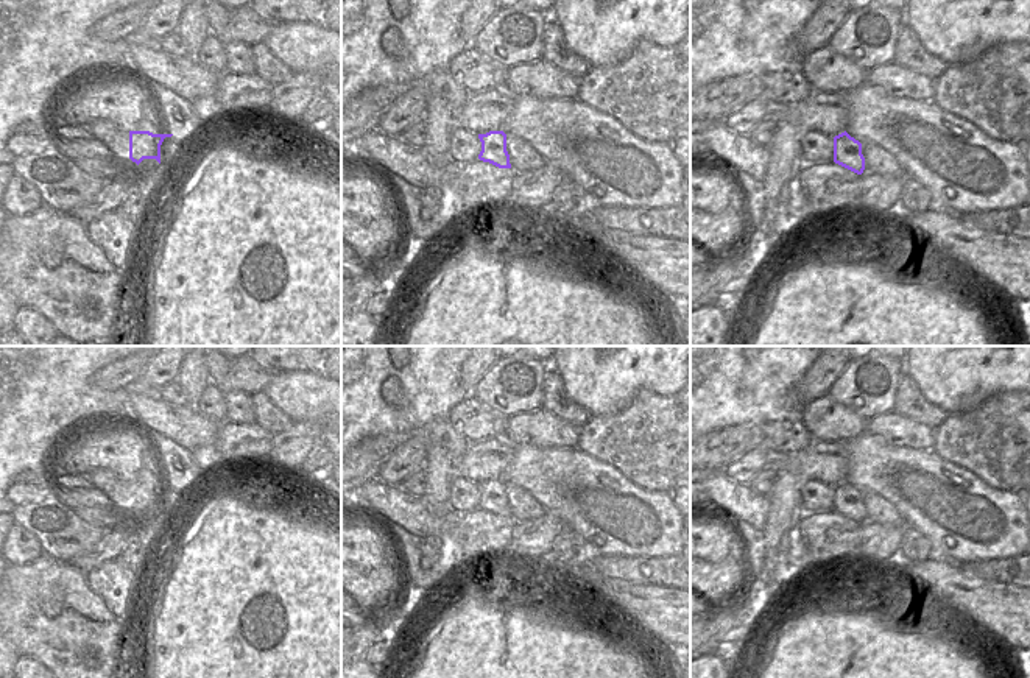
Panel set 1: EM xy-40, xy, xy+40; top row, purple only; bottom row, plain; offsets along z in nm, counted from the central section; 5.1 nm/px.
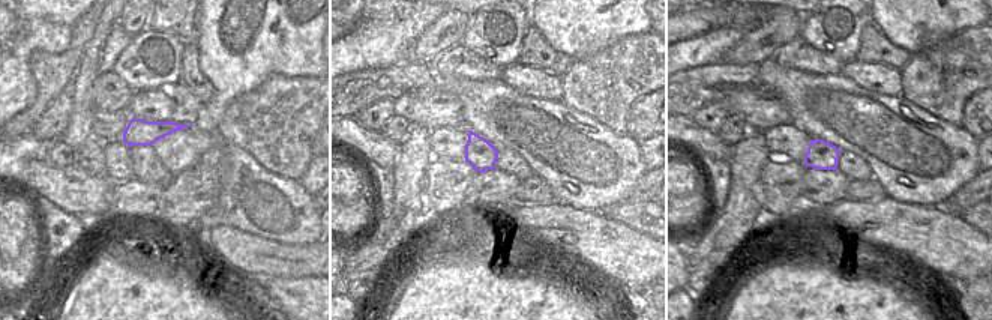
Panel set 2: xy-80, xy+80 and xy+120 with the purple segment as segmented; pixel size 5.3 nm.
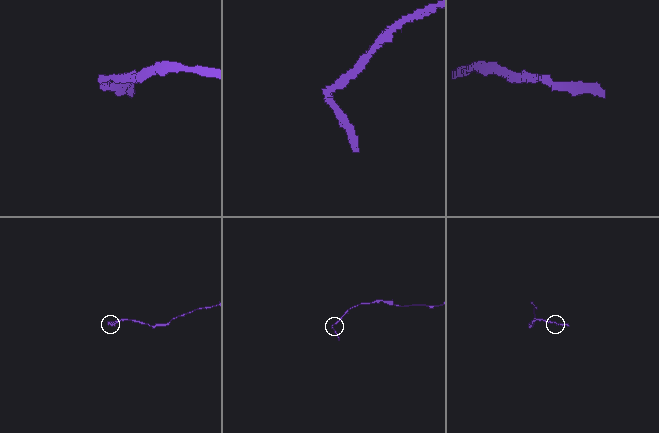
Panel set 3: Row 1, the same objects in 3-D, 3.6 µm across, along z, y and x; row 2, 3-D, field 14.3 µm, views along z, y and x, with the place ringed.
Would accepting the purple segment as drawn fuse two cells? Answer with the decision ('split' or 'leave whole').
split

